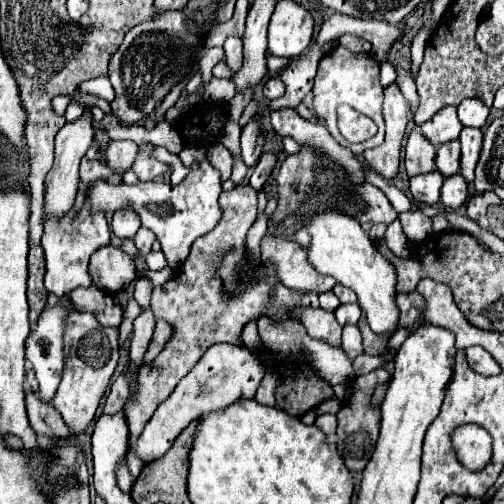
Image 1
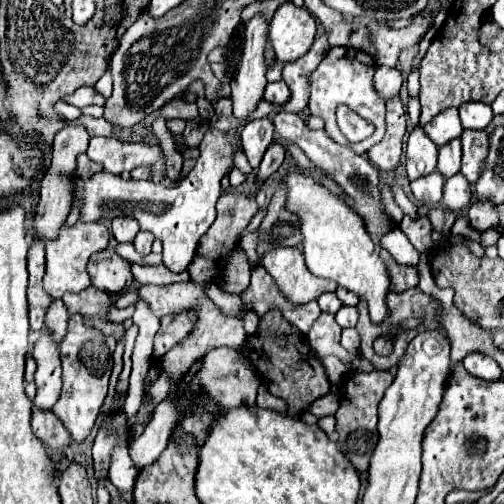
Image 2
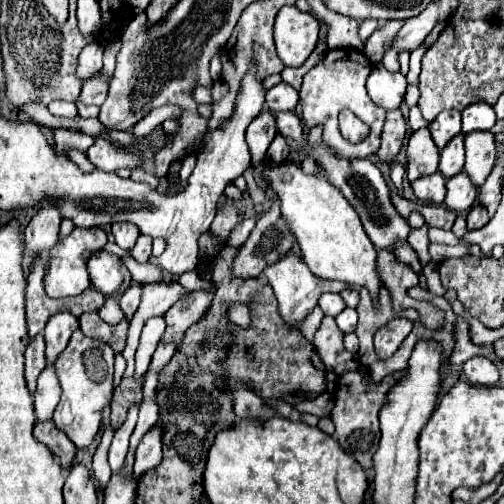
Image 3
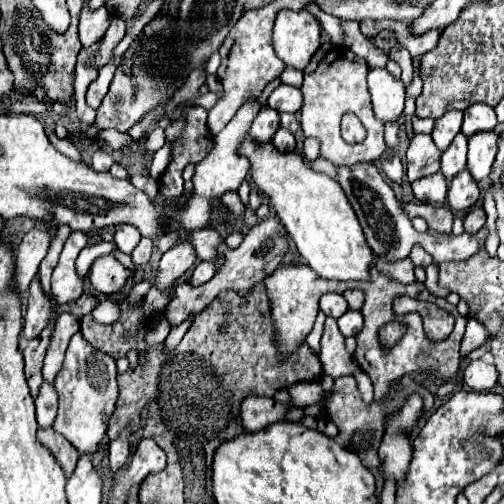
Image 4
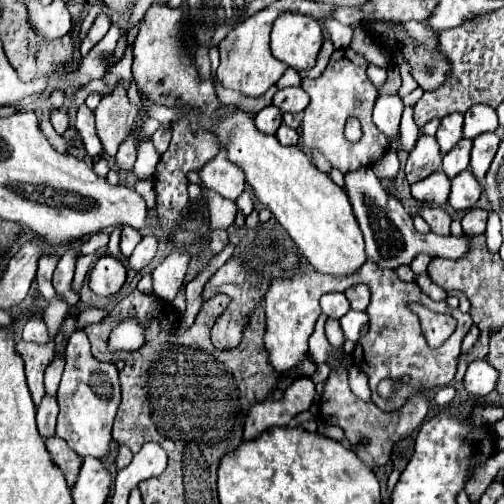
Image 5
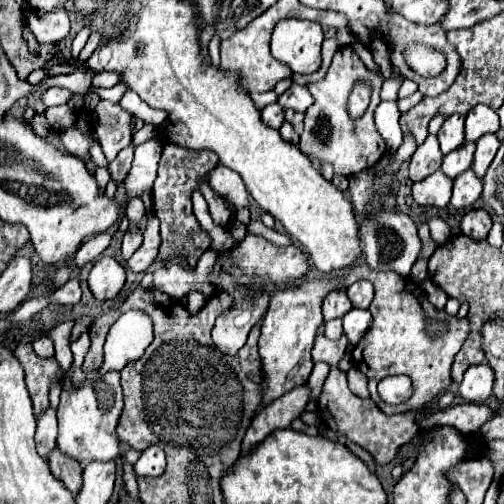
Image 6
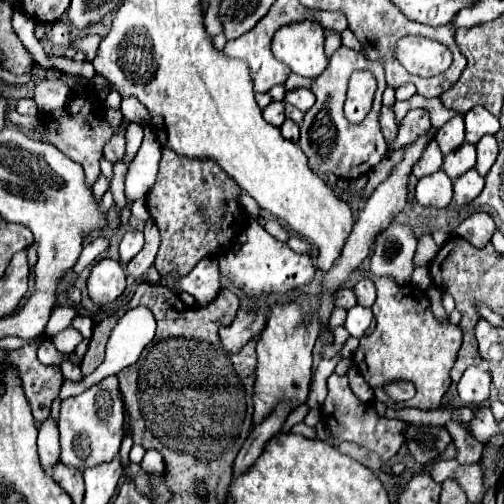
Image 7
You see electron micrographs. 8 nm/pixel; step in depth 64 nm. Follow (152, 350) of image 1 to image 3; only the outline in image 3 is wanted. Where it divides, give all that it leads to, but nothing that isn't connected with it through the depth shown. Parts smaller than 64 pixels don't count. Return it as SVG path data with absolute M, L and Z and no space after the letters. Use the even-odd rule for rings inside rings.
M196 290L188 292L188 296L182 296L166 314L166 334L162 340L182 340L186 328L190 328L200 314L204 314L212 302L212 292L206 290Z

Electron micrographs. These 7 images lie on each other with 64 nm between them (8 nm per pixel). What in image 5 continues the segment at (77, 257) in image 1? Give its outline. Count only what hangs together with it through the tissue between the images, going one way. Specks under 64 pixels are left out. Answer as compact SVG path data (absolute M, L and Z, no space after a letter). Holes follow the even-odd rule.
M68 248L68 252L64 252L64 256L60 258L54 270L54 288L58 294L64 296L68 304L76 304L80 298L76 292L72 292L72 286L70 286L74 276L74 264L76 264L76 252L74 248Z

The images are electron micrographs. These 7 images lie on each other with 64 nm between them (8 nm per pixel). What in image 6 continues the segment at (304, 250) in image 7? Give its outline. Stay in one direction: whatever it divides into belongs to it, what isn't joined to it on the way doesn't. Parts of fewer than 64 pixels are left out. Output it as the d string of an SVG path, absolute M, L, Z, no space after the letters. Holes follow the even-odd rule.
M264 230L264 236L274 242L276 246L290 246L292 238L286 232L274 232L274 230Z

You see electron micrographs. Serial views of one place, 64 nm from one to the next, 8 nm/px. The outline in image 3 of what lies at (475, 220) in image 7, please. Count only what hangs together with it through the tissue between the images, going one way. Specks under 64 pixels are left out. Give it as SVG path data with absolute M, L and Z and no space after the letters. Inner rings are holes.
M480 204L474 206L474 208L468 212L468 216L466 216L468 230L478 230L478 228L482 228L488 220L490 220L490 218L488 218L488 212L486 212L486 208L480 206Z

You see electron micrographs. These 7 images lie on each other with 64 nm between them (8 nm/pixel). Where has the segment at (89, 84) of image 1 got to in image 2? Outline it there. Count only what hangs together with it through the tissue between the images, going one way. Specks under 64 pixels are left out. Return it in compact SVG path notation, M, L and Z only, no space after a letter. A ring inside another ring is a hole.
M111 57L108 59L107 70L101 79L94 85L95 89L106 99L112 94Z

